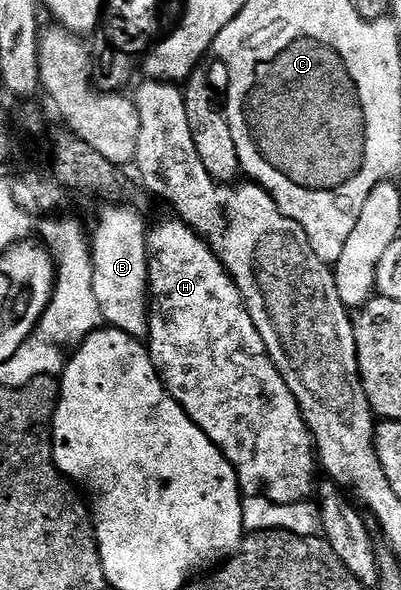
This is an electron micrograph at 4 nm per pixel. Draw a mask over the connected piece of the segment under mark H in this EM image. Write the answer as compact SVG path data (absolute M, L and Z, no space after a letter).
M171 218L172 220L164 220L161 224L156 224L147 229L146 232L146 241L148 248L148 295L150 297L150 303L148 305L148 335L146 337L146 347L148 349L149 356L152 357L152 364L156 368L157 372L160 374L160 379L164 382L164 387L168 389L168 394L173 396L180 403L180 407L184 409L184 413L187 414L188 417L191 418L197 424L201 430L208 435L210 438L210 442L214 447L220 450L220 453L231 462L233 470L236 472L236 477L238 478L238 482L240 483L240 491L243 493L245 497L249 496L264 496L270 502L274 502L275 504L294 504L300 501L307 501L309 499L310 494L314 492L314 484L312 488L312 471L317 471L318 464L314 459L314 441L308 431L308 425L304 423L304 416L300 412L299 406L296 404L295 398L290 394L290 390L286 386L286 382L283 378L278 374L278 370L274 366L274 362L268 356L268 351L266 350L266 346L262 342L262 338L258 334L258 330L254 326L254 322L250 318L250 314L248 313L248 308L244 304L244 299L242 298L242 294L238 290L238 286L236 285L235 280L233 280L232 275L227 272L224 268L224 264L222 261L216 257L215 252L212 251L209 243L204 237L199 236L197 232L194 231L193 228L189 228L187 224L184 223L183 220L179 218Z

